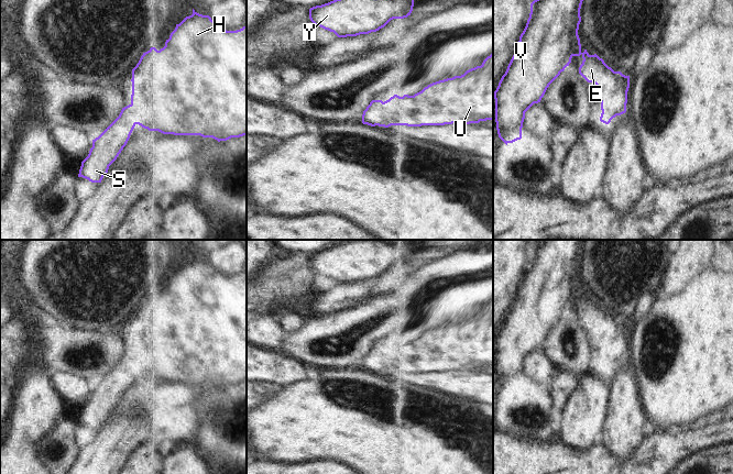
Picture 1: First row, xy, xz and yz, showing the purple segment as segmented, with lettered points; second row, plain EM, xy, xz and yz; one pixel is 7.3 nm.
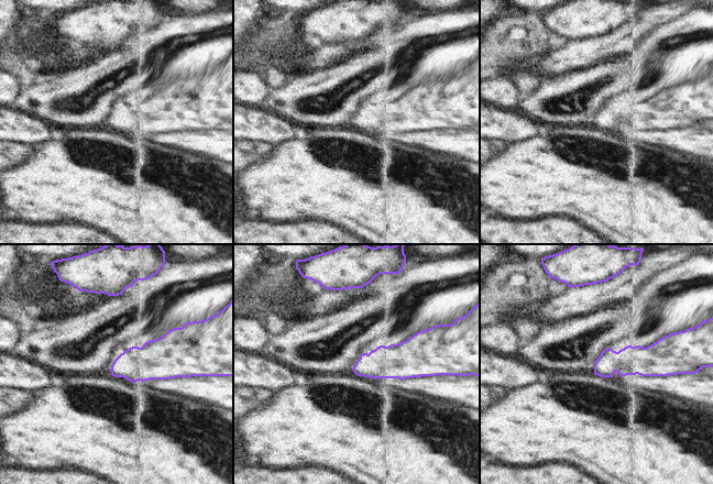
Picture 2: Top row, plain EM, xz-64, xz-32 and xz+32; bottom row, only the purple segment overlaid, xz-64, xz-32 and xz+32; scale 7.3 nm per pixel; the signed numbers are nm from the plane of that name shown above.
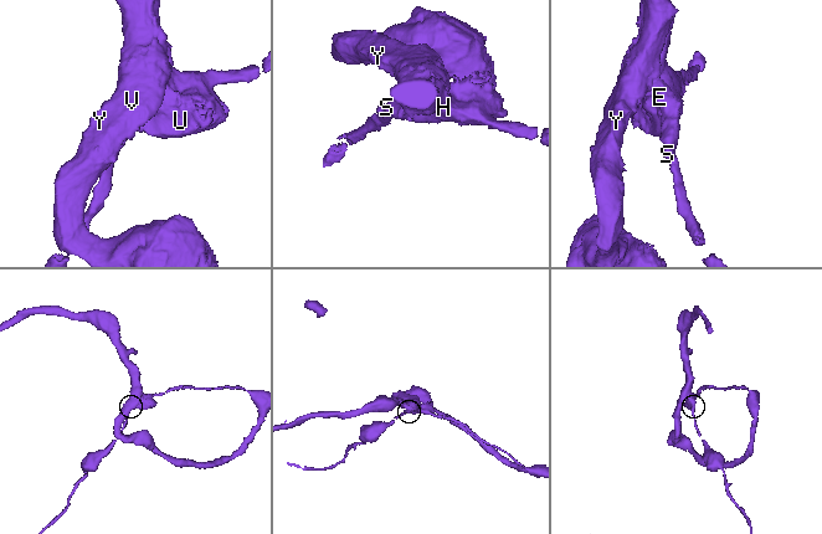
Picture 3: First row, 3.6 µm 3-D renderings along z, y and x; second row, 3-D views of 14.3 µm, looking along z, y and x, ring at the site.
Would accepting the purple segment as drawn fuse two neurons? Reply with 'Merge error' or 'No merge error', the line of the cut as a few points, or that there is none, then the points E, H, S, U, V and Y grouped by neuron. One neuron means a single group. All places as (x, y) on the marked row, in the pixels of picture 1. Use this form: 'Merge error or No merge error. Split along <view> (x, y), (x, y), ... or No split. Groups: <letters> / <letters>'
No merge error. No split. Groups: E H S U V Y

